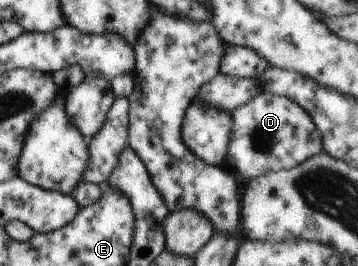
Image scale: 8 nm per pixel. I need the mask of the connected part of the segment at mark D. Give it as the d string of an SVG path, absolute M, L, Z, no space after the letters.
M263 92L230 113L232 131L225 166L247 180L267 172L293 168L324 150L311 115L288 96Z

